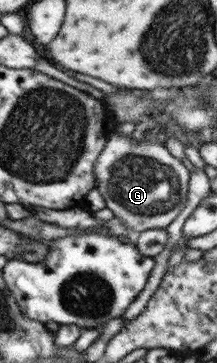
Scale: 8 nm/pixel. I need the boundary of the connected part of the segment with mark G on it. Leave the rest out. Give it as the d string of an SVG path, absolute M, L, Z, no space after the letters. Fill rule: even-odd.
M113 126L108 143L96 161L95 175L96 189L103 196L106 208L133 232L167 228L189 201L190 172L181 160L173 157L163 144L121 137Z

